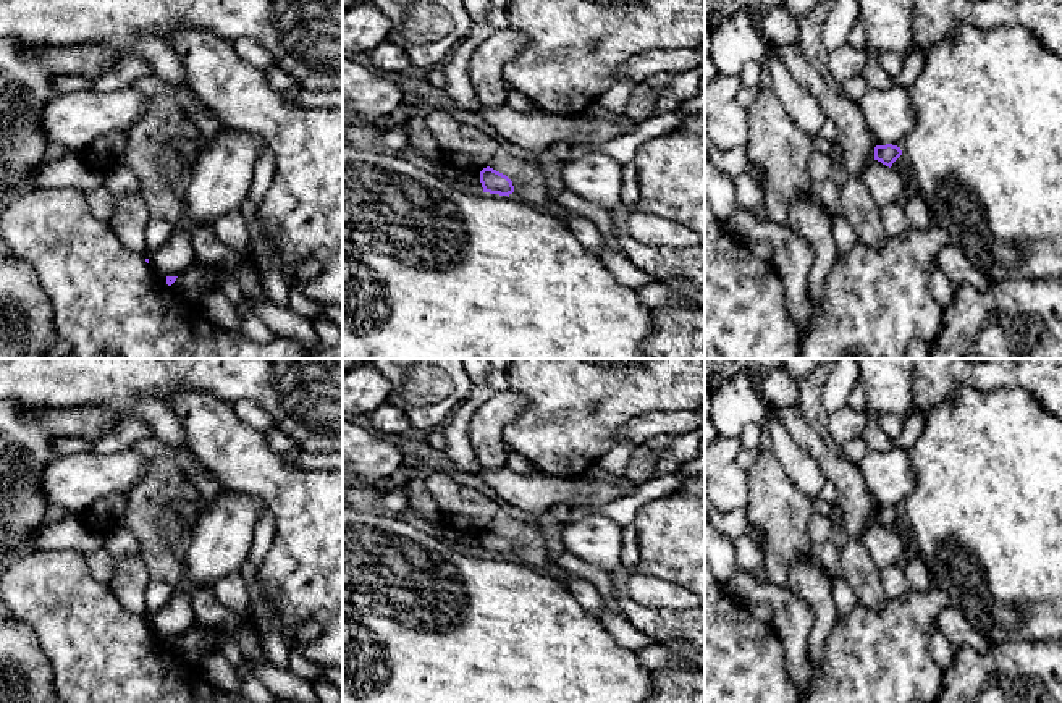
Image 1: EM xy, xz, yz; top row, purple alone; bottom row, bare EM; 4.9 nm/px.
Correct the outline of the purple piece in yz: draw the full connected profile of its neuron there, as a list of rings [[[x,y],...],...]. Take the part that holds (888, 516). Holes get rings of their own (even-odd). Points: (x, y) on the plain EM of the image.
[[[886,506],[874,509],[874,522],[881,524],[886,528],[892,528],[892,525],[902,517],[900,509]]]

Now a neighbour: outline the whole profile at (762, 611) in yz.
[[[766,603],[747,604],[747,612],[752,617],[768,624],[771,624],[774,617],[773,608]]]

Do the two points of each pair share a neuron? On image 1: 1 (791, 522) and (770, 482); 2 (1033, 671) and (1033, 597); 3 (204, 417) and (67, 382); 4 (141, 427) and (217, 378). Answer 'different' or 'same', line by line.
1: same
2: different
3: different
4: different

